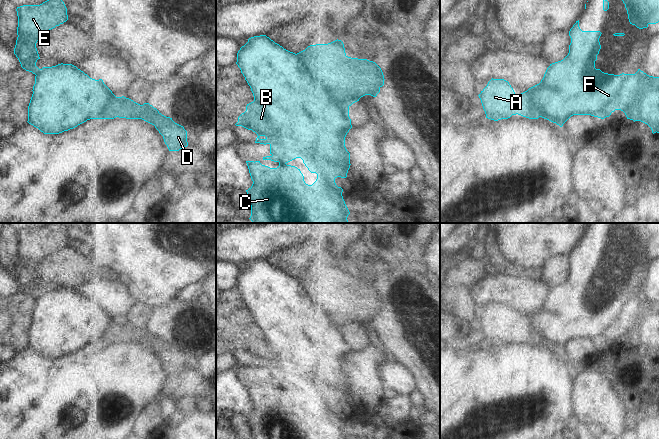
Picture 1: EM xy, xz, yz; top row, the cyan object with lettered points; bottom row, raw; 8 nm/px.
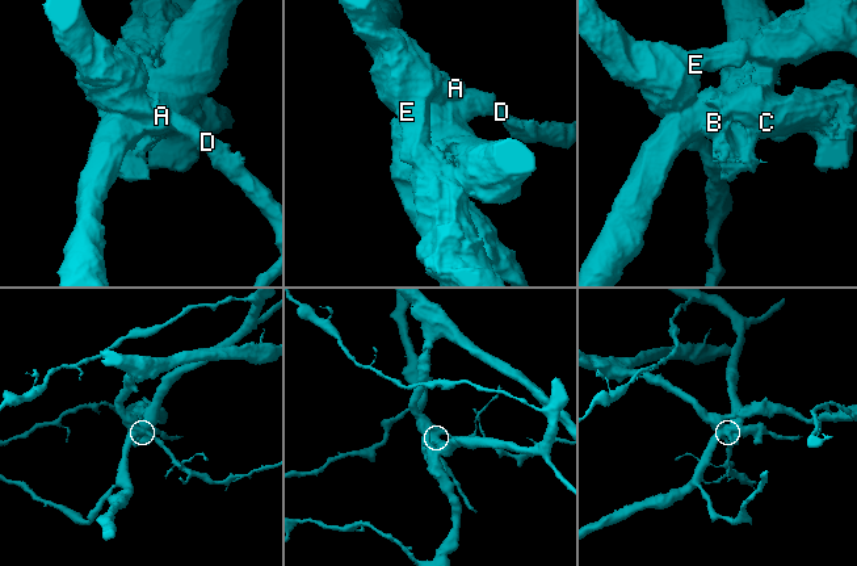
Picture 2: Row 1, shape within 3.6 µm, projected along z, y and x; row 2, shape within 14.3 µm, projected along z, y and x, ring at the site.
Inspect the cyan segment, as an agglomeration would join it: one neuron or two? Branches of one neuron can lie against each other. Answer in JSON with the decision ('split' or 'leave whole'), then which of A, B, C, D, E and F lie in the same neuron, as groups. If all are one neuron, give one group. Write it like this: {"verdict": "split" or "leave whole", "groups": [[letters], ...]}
{"verdict": "split", "groups": [["A", "D", "E"], ["B", "C", "F"]]}

